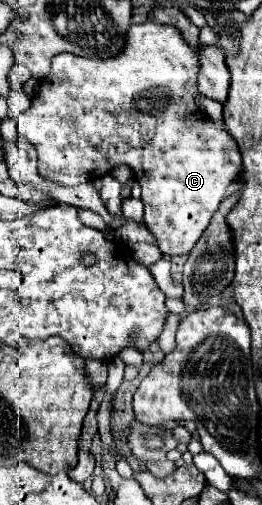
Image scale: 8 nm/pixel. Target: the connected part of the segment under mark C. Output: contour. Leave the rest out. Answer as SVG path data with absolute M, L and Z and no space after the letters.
M156 22L132 24L130 30L128 30L128 42L124 46L124 52L118 58L98 60L98 58L82 58L82 56L74 56L74 54L58 54L58 56L54 56L52 58L52 72L40 82L40 94L32 100L30 108L16 118L18 134L26 136L34 144L34 148L38 152L38 170L40 170L42 178L60 182L64 186L76 186L76 184L94 182L94 180L106 176L112 170L112 166L128 164L134 170L134 180L140 180L140 186L142 186L144 222L146 222L148 230L156 236L160 252L168 254L168 256L180 256L180 254L188 254L192 250L196 240L202 236L202 232L210 224L212 214L216 212L220 202L226 198L228 186L234 184L242 176L242 158L240 158L240 150L236 148L236 142L228 136L226 130L220 130L218 126L214 126L214 122L210 122L210 118L206 114L202 114L198 104L196 104L196 96L200 94L198 88L196 88L198 60L200 60L198 52L194 52L186 44L186 40L184 40L180 30L168 28L168 26L156 24Z

